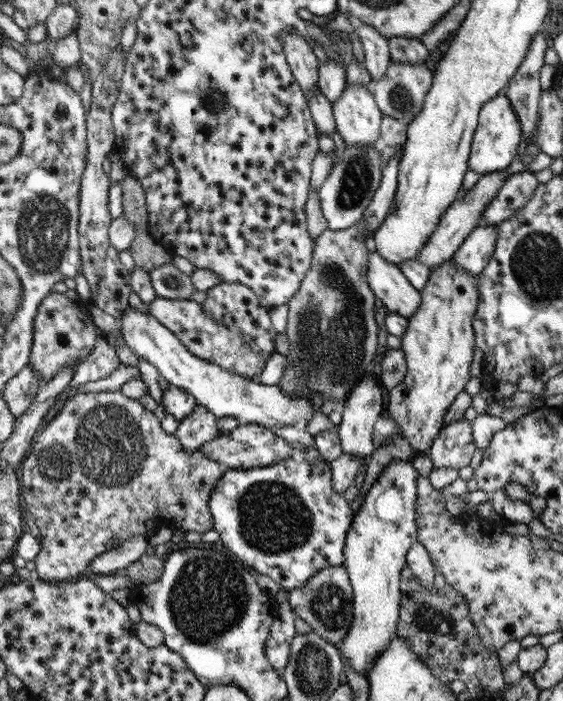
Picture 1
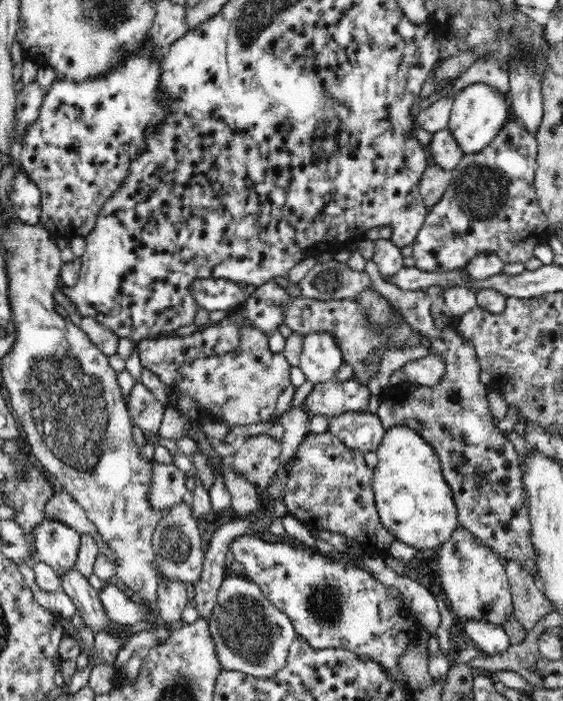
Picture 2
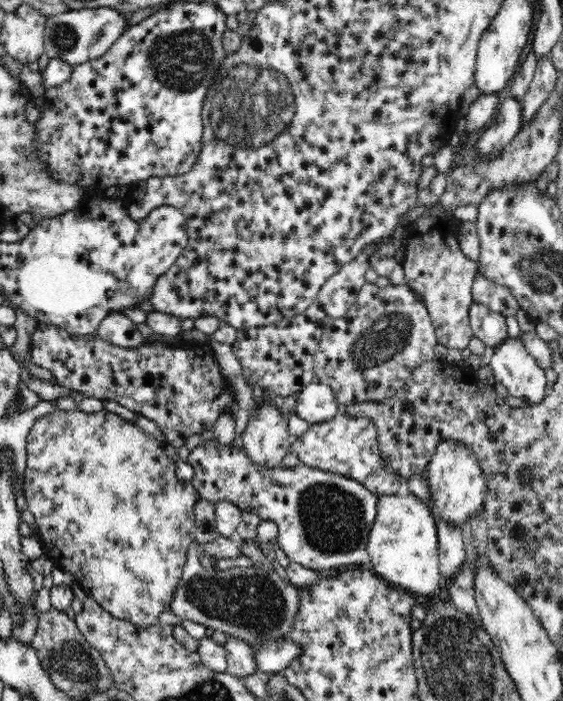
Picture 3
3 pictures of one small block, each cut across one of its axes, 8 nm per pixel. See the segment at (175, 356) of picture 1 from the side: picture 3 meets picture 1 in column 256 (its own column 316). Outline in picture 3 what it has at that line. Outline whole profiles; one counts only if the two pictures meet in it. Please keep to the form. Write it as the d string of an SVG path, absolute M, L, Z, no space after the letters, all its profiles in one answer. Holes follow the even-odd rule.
M314 380L298 393L294 413L314 425L332 419L337 414L337 405L331 387Z

